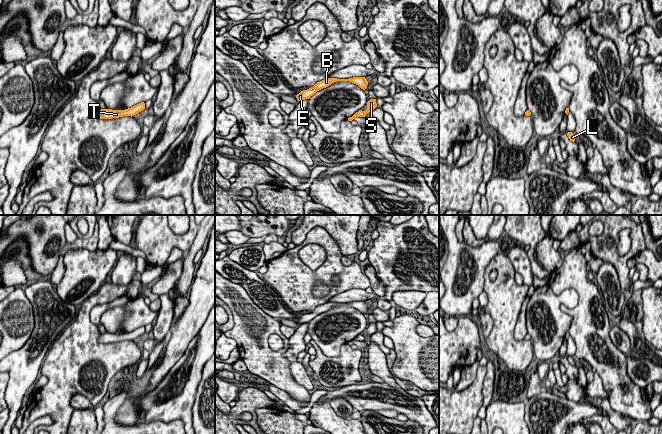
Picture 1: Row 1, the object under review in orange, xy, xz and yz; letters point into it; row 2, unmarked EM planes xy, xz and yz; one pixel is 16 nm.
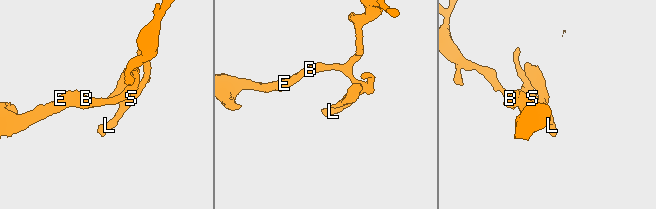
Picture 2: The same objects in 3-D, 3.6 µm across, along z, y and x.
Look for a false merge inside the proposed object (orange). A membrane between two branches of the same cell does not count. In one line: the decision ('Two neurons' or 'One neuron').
One neuron

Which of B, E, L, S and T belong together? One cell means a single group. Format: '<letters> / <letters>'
B E L S T

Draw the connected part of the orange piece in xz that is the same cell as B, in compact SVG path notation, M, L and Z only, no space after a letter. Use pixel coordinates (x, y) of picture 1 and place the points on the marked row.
M353 77L349 79L337 79L337 78L326 78L322 81L317 82L313 87L307 90L301 91L299 94L296 95L297 100L300 102L304 99L309 99L313 96L317 91L328 87L334 82L337 81L350 81L356 85L358 85L361 89L367 89L368 81L366 77Z

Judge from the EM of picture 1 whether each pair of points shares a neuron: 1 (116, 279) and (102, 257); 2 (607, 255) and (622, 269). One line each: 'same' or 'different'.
1: different
2: same

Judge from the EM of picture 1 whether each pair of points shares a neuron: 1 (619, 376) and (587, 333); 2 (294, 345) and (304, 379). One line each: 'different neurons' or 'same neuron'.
1: same neuron
2: same neuron

